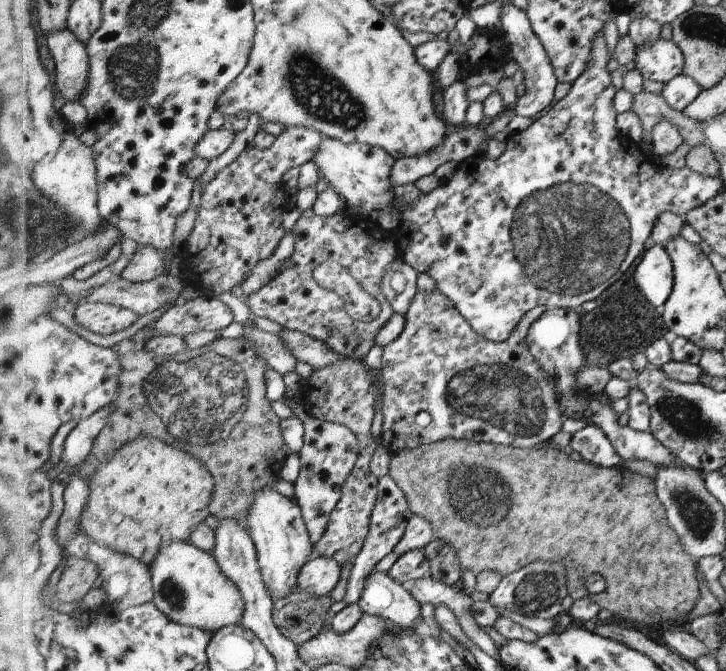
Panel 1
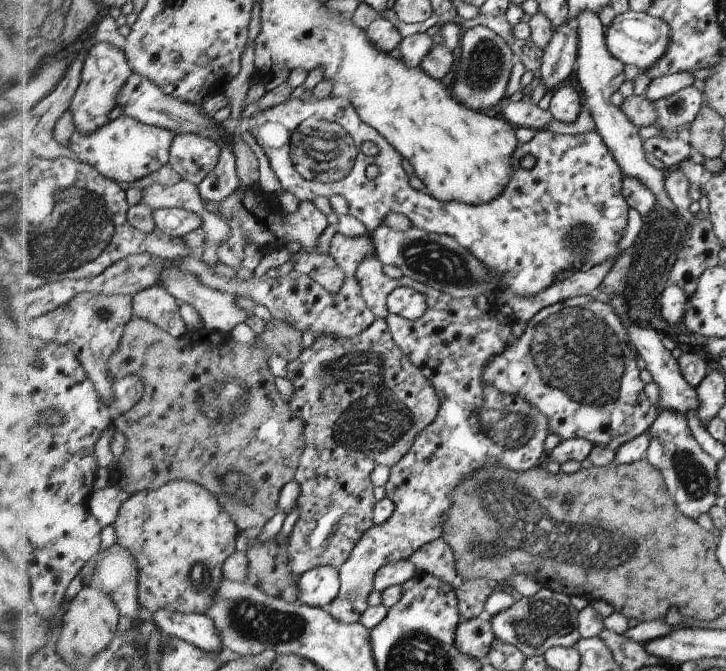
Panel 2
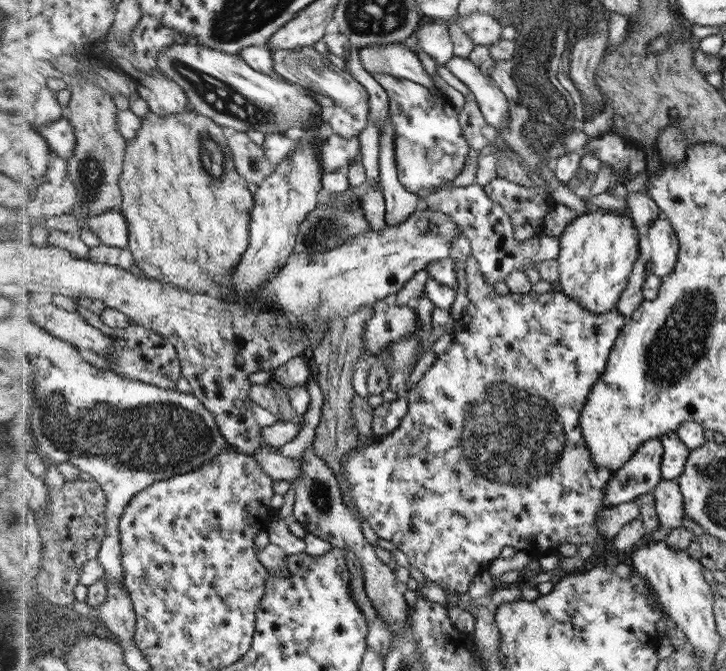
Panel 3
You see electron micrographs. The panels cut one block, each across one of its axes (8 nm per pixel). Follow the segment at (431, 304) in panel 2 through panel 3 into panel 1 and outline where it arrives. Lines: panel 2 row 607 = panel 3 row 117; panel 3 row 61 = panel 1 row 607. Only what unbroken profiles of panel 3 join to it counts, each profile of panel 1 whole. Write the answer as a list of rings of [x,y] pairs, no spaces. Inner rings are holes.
[[[298,590],[273,602],[272,618],[276,628],[294,644],[302,644],[320,634],[326,626],[331,594],[306,597]]]

